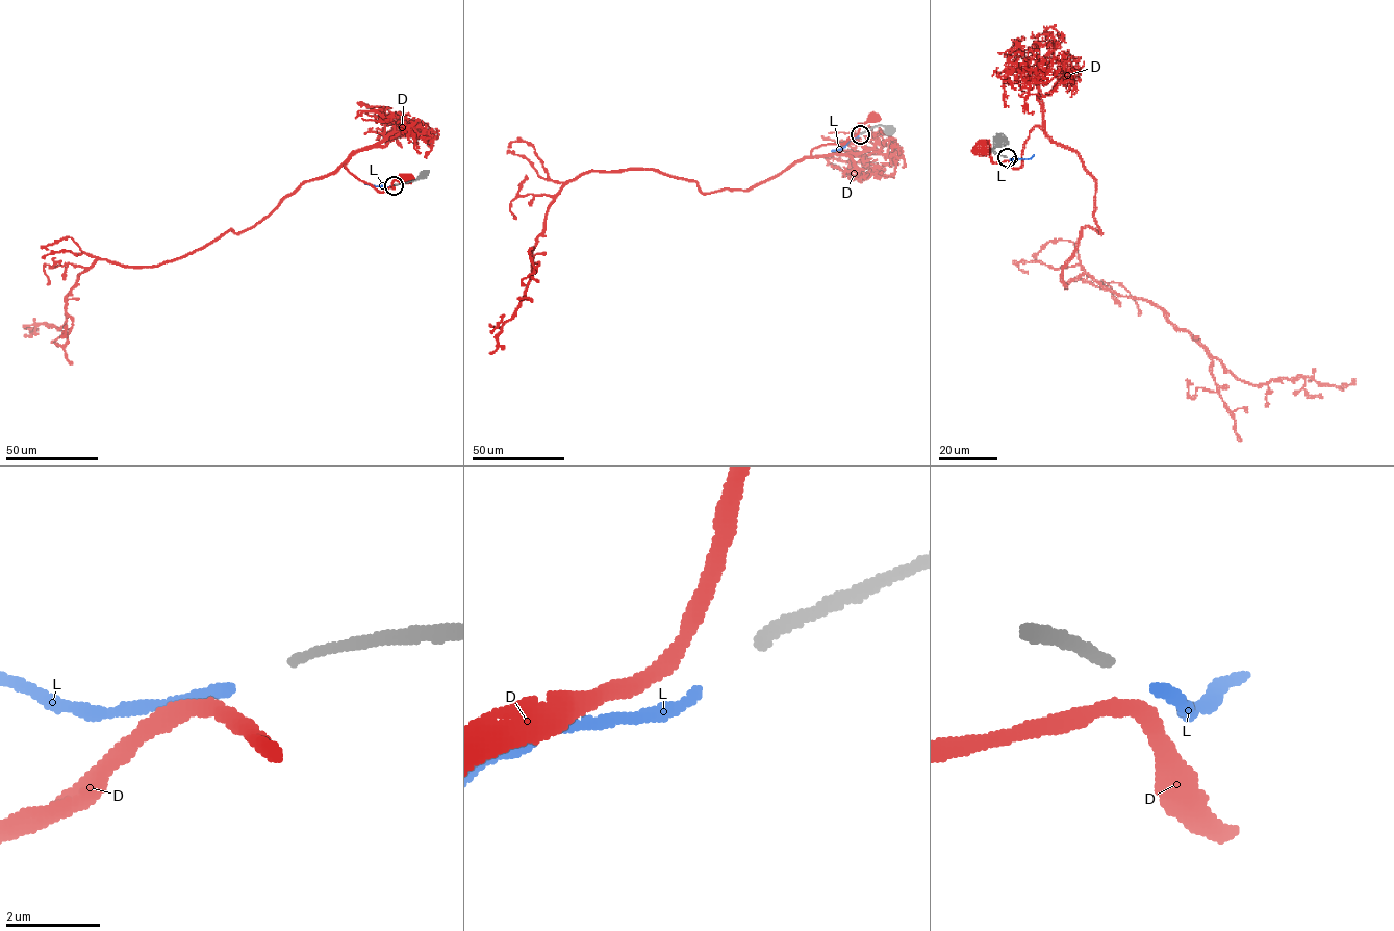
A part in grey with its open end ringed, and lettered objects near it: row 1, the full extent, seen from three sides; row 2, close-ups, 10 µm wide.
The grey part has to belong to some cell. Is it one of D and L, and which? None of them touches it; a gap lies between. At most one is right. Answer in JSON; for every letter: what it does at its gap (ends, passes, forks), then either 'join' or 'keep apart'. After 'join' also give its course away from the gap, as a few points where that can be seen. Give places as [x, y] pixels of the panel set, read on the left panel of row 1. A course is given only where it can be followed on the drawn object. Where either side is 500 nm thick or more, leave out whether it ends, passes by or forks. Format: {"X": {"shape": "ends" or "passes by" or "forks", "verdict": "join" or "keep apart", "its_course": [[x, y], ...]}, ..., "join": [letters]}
{"D": {"shape": "passes by", "verdict": "keep apart"}, "L": {"shape": "ends", "verdict": "join", "its_course": [[391, 186], [364, 183]]}, "join": ["L"]}

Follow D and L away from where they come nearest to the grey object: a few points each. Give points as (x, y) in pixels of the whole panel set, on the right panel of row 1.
D: (1007, 159), (994, 162), (989, 149), (982, 149)
L: (1009, 159), (1030, 159), (1034, 154)

